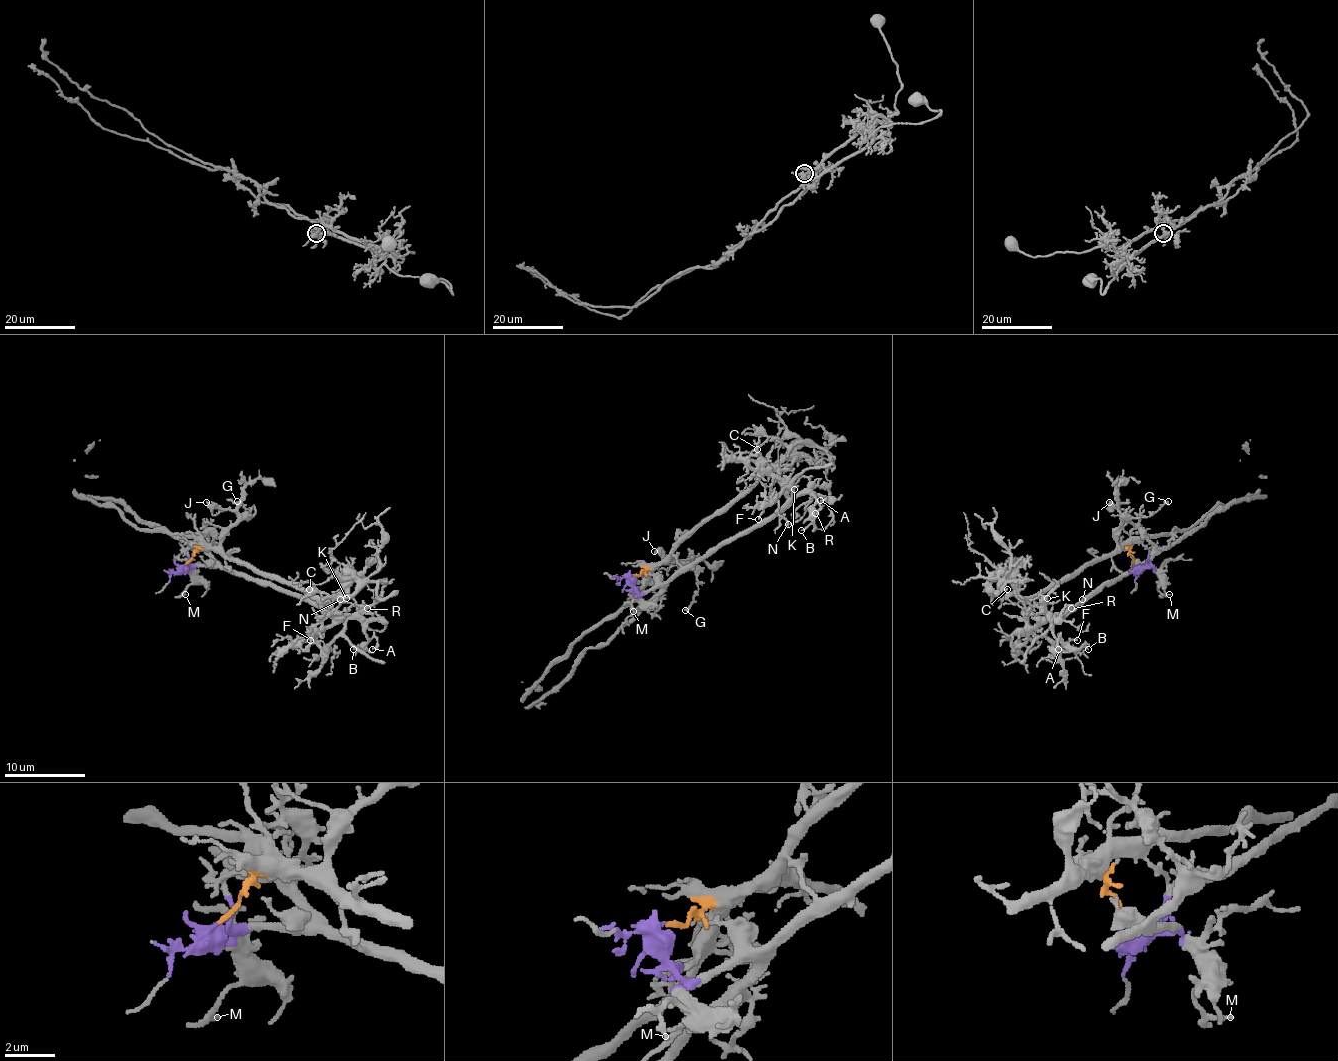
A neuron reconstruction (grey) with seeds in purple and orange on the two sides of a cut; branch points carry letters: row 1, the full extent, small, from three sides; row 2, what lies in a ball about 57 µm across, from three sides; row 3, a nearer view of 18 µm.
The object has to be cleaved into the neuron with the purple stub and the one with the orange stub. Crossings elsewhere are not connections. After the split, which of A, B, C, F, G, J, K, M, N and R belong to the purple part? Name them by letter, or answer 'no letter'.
A, B, F, K, M, N, R

